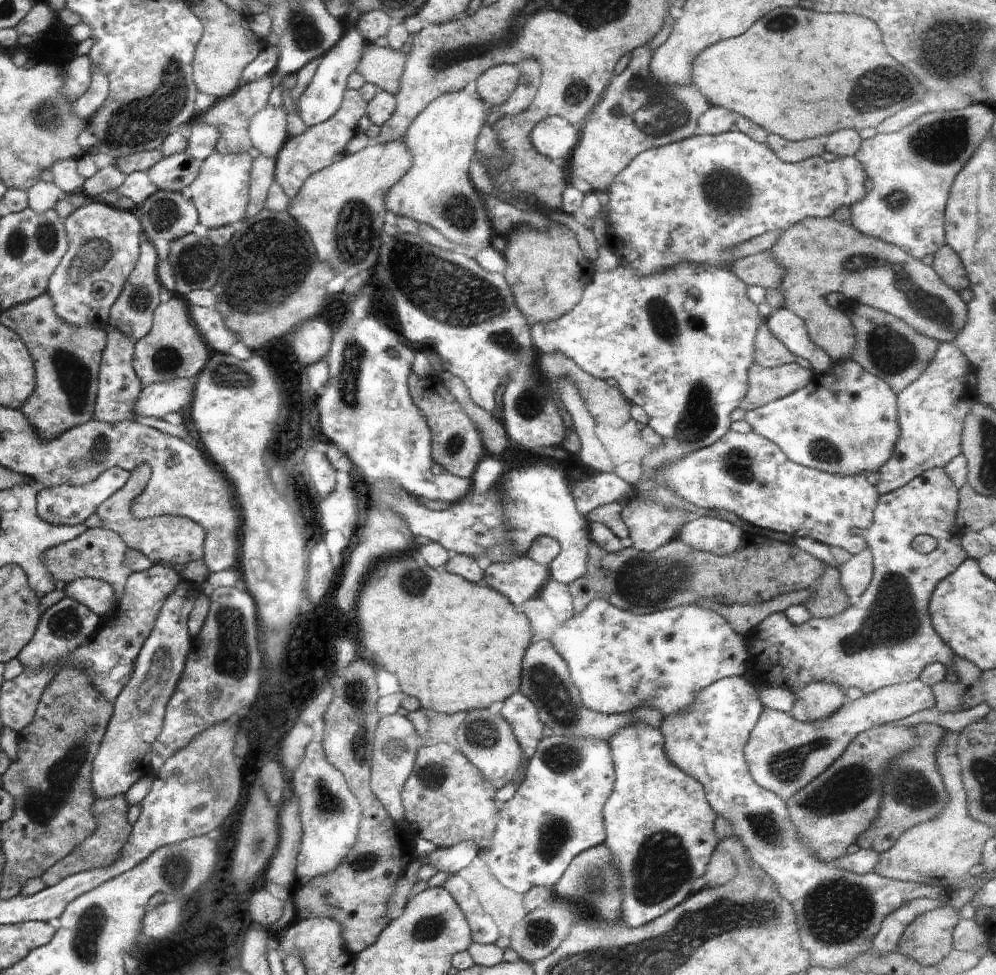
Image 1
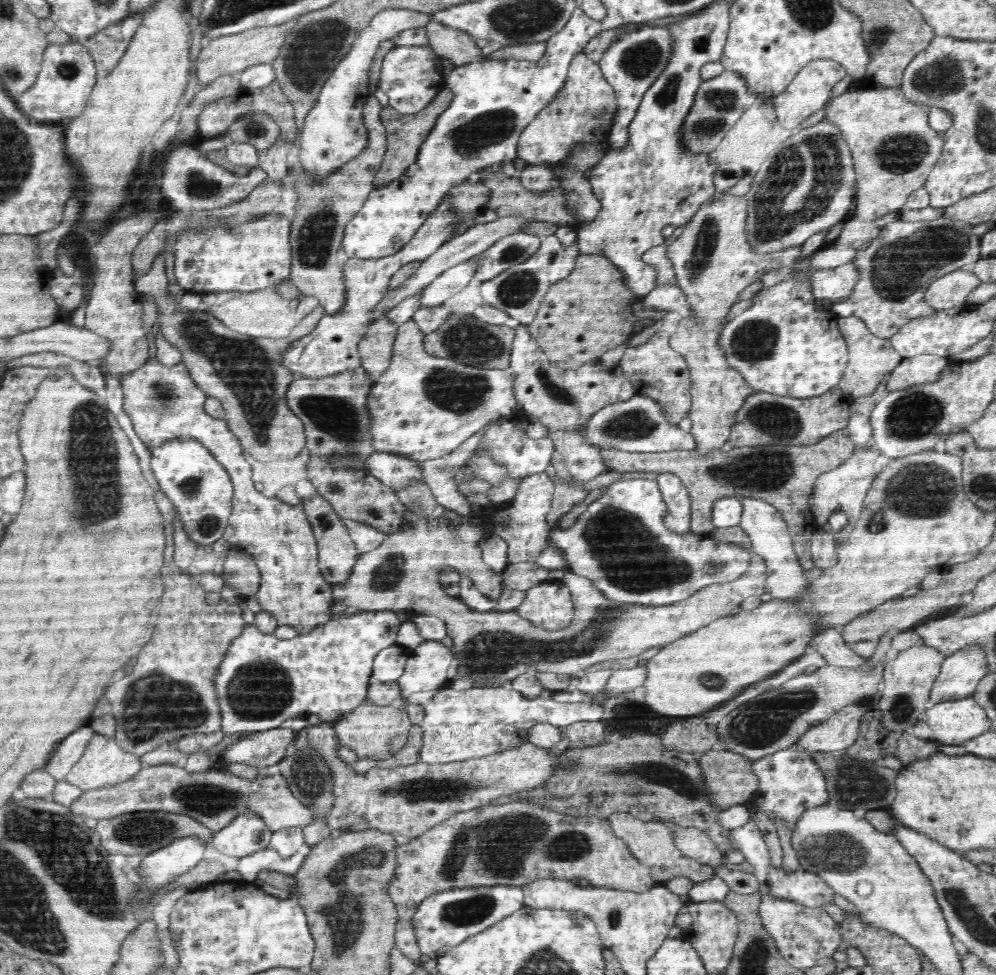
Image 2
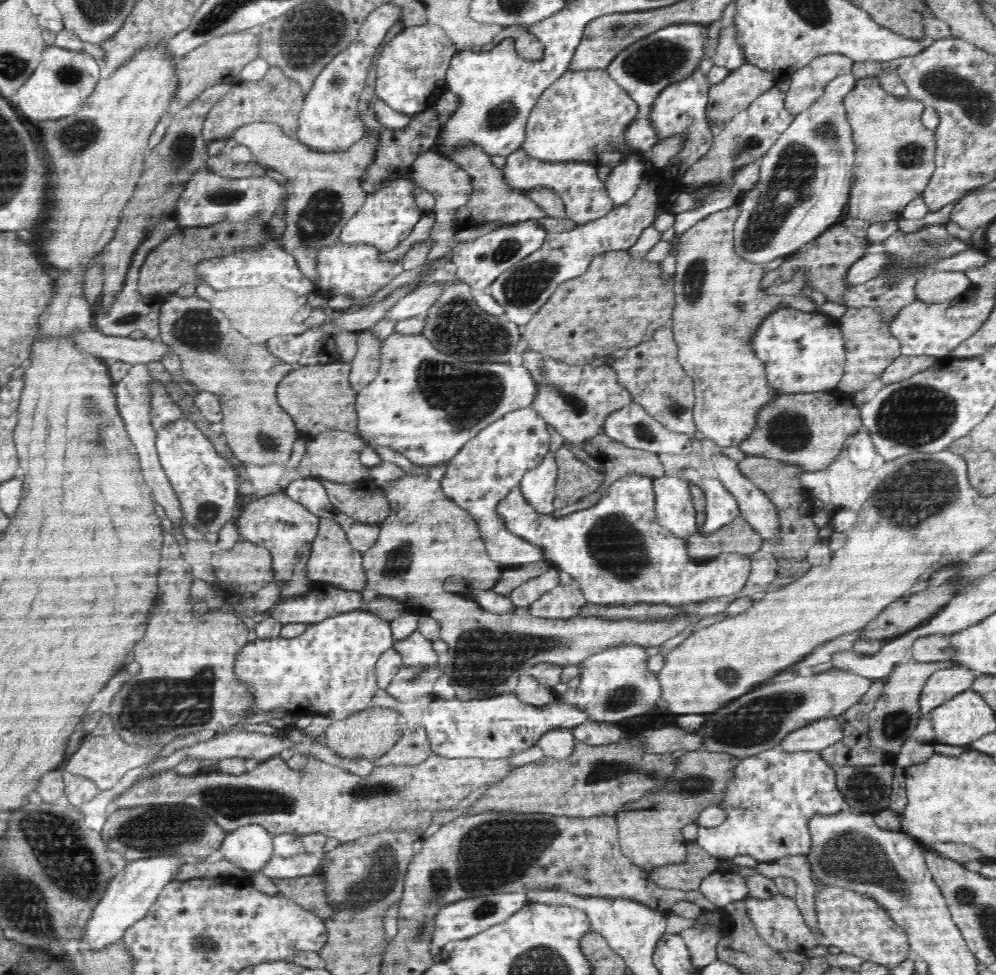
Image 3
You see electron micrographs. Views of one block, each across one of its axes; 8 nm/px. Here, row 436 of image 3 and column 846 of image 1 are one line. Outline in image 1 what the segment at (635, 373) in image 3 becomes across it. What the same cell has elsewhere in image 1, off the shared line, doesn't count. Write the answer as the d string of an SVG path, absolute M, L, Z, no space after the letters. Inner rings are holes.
M812 682L792 693L796 698L790 715L799 722L818 722L836 714L848 701L848 688L832 682Z

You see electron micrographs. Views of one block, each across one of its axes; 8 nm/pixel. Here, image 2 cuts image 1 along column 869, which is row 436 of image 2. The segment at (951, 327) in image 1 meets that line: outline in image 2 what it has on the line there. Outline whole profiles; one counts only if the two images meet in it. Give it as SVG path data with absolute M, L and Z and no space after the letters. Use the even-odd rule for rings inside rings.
M164 255L154 258L147 274L134 281L134 288L152 295L158 310L159 332L172 346L178 348L190 376L207 396L220 400L229 430L236 436L242 448L254 456L254 460L274 460L280 454L298 454L307 443L306 431L300 419L286 404L286 388L295 374L284 366L283 354L292 340L310 334L325 315L318 305L300 322L299 330L280 340L257 338L238 334L229 329L207 309L180 309L181 296L168 295L168 279L164 273Z

